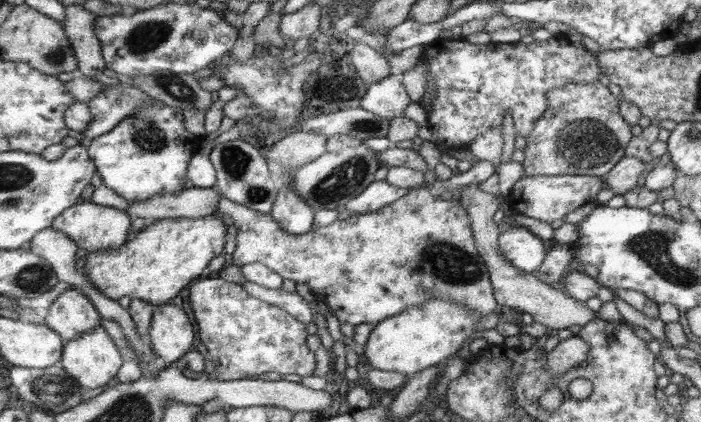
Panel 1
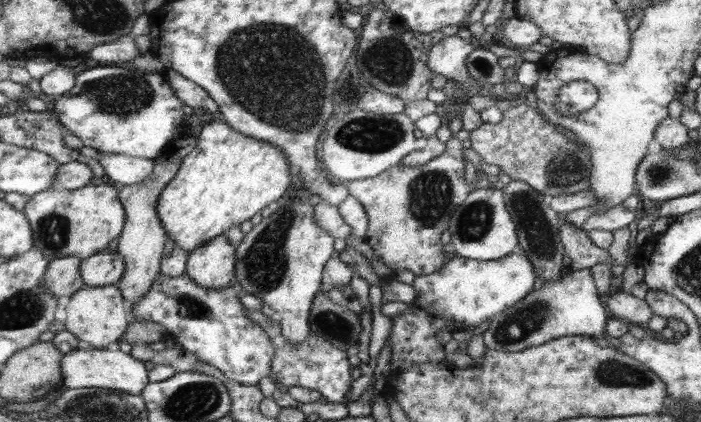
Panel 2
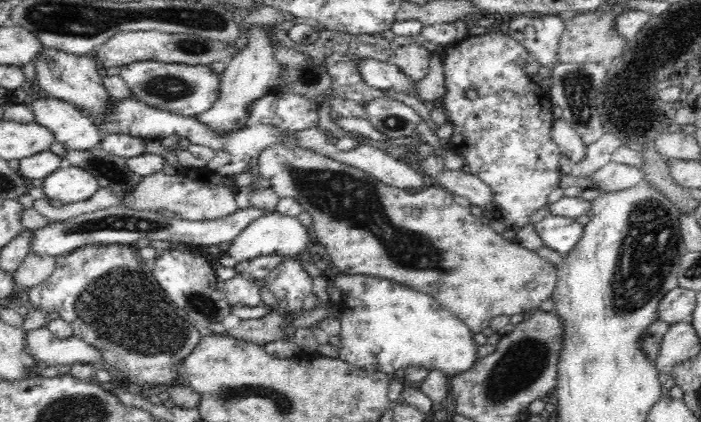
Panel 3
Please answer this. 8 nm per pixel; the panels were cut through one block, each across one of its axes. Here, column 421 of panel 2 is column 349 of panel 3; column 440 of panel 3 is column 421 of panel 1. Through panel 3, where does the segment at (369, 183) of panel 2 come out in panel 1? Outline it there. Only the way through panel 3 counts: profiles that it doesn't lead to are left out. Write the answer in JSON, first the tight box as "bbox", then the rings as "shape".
{"bbox":[218,186,498,327],"shape":[[[429,186],[410,189],[402,198],[376,212],[352,215],[346,220],[336,220],[331,226],[298,236],[292,236],[281,228],[270,213],[258,212],[225,196],[221,196],[218,215],[226,216],[238,229],[235,253],[231,254],[232,264],[243,267],[245,264],[262,263],[283,278],[308,284],[315,300],[324,302],[340,323],[348,322],[354,327],[364,322],[382,323],[384,319],[434,298],[466,304],[467,308],[485,317],[498,304],[492,296],[493,284],[488,280],[487,266],[484,266],[483,257],[475,244],[471,215],[461,202],[456,202],[456,197],[444,200],[432,196],[428,189]]]}

